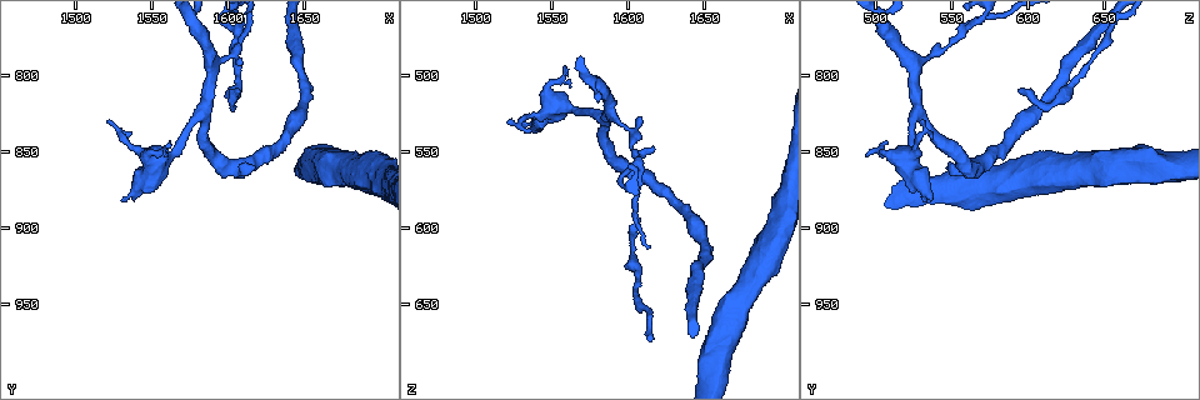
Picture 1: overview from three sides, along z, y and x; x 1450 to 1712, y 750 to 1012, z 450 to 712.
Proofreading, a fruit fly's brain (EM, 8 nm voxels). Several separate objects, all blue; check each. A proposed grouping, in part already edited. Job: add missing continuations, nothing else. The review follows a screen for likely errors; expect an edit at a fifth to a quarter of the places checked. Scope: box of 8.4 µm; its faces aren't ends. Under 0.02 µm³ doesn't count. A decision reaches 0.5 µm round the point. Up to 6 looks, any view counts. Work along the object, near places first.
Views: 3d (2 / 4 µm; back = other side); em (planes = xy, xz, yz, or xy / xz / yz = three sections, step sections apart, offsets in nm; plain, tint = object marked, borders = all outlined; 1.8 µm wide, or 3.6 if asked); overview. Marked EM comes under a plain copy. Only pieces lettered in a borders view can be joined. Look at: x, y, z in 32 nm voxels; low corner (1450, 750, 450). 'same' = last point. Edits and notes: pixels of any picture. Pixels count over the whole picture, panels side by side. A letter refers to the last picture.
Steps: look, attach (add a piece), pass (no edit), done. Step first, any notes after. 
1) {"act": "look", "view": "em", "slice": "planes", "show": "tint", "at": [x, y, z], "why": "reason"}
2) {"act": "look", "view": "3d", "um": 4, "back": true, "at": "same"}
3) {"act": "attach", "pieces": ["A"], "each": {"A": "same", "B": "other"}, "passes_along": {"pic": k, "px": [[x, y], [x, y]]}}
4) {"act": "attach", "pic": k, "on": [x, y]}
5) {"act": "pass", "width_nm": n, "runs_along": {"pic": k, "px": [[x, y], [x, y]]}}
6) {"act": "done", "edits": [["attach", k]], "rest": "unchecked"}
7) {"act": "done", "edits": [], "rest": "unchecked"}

{"act": "look", "view": "3d", "um": 4, "at": [1562, 842, 508], "why": "thin end"}

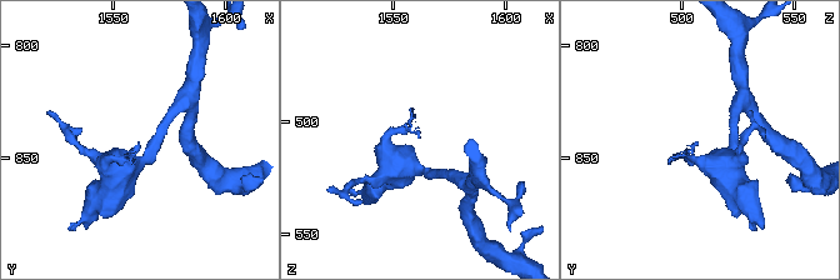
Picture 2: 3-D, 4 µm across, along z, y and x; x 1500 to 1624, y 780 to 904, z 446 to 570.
{"act": "look", "view": "em", "slice": "planes", "show": "borders", "at": [1561, 843, 506], "why": "now the EM"}

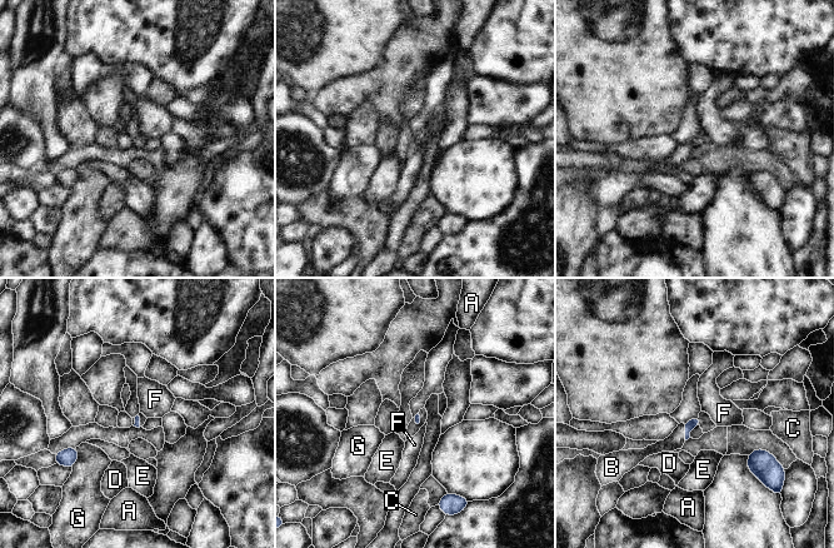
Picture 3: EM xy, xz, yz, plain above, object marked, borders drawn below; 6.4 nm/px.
{"act": "attach", "pieces": ["B"], "each": {"A": "other", "B": "same", "C": "other", "D": "other", "E": "other", "F": "other", "G": "other"}, "passes_along": {"pic": 3, "px": [[690, 424], [685, 432], [675, 441]]}, "found": "the neuron continues"}

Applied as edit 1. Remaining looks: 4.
{"act": "look", "view": "em", "um": 3.6, "slice": "xy", "step": 16, "show": "borders", "at": [1618, 860, 548], "why": "an open end"}

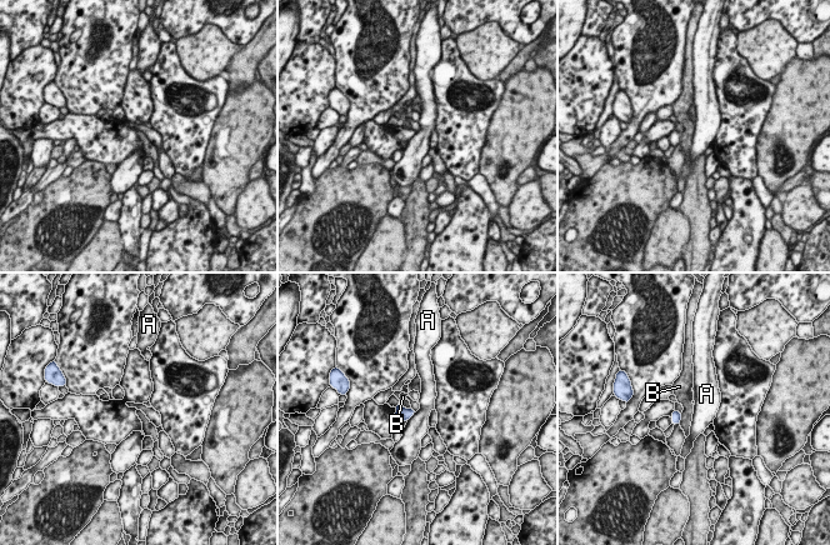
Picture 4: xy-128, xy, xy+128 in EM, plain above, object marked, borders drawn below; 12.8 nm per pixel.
{"act": "look", "view": "em", "um": 3.6, "slice": "xz", "step": 16, "show": "borders", "at": "same"}

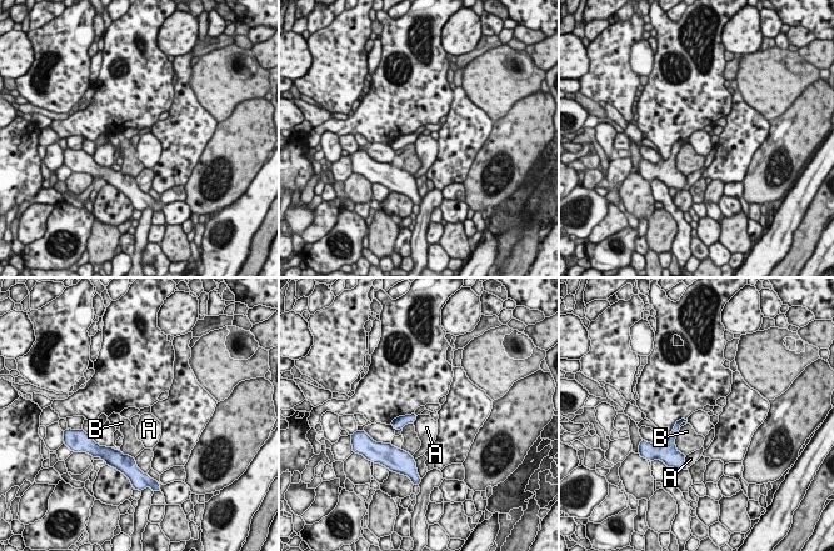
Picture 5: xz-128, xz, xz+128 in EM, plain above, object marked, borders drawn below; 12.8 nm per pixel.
{"act": "pass", "each": {"A": "other", "B": "other"}, "border": {"pic": 5, "px": [[416, 416], [413, 422]]}, "found": "none of them fits"}

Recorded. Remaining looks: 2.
{"act": "look", "view": "3d", "um": 2, "at": [1608, 792, 528], "why": "branch stops here"}

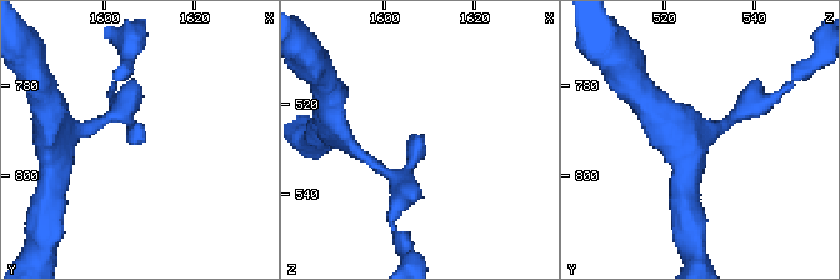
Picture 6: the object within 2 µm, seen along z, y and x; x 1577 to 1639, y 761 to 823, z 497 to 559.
{"act": "look", "view": "em", "slice": "planes", "show": "borders", "at": [1609, 793, 527], "why": "shape alone is not enough"}

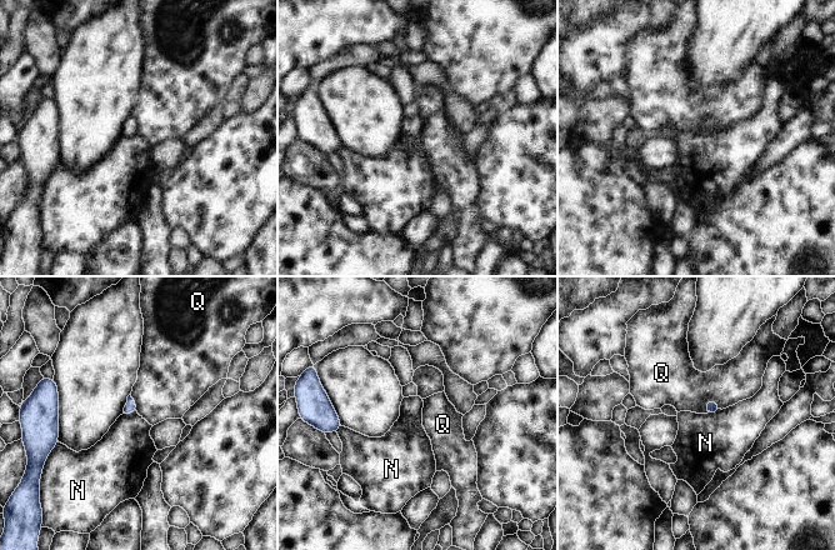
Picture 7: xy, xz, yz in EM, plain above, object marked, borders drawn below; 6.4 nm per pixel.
{"act": "pass", "longest_contact_nm": ["Q", 120], "each": {"N": "other", "Q": "other"}, "border": {"pic": 7, "px": [[136, 411], [121, 415]]}, "found": "no lettered piece goes on from it"}

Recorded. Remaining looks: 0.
{"act": "done", "edits": [["attach", 3]], "rest": "unchecked"}

